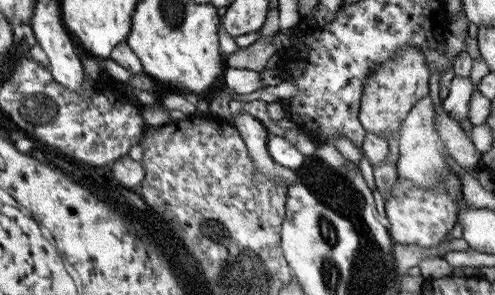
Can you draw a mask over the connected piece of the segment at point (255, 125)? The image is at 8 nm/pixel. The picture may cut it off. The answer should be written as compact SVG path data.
M236 114L233 118L235 128L240 133L241 139L244 140L246 148L250 152L254 166L261 173L279 178L286 184L298 183L298 174L292 169L276 165L267 149L267 140L270 133L259 120L253 118L250 114Z

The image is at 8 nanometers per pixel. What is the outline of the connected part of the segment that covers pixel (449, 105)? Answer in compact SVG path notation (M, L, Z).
M455 75L450 82L448 98L442 102L442 110L460 124L462 120L466 122L469 118L469 105L474 90L475 86L468 77Z

